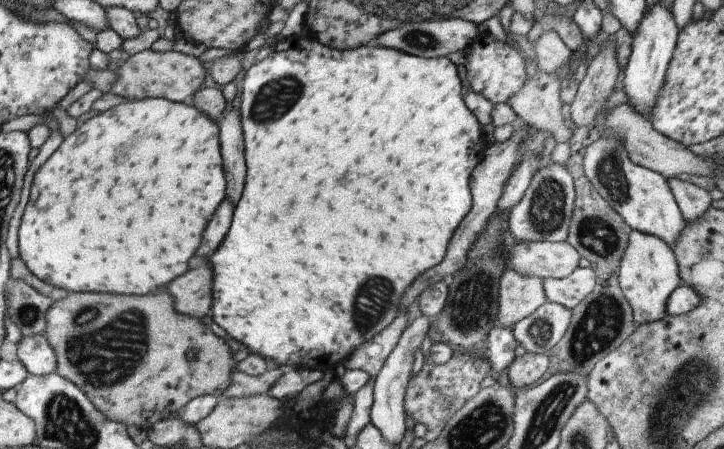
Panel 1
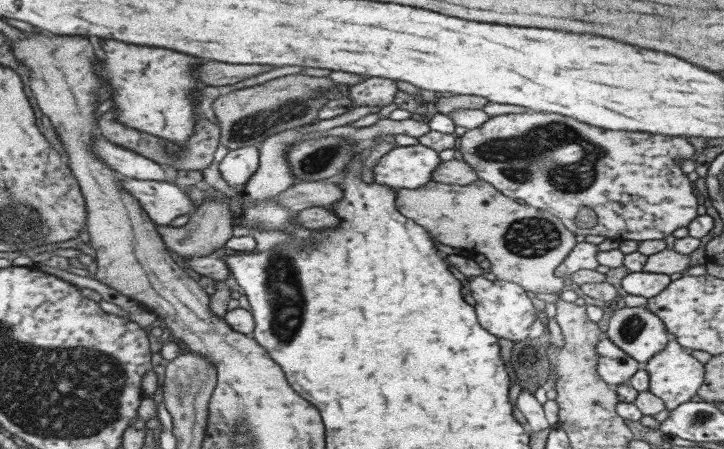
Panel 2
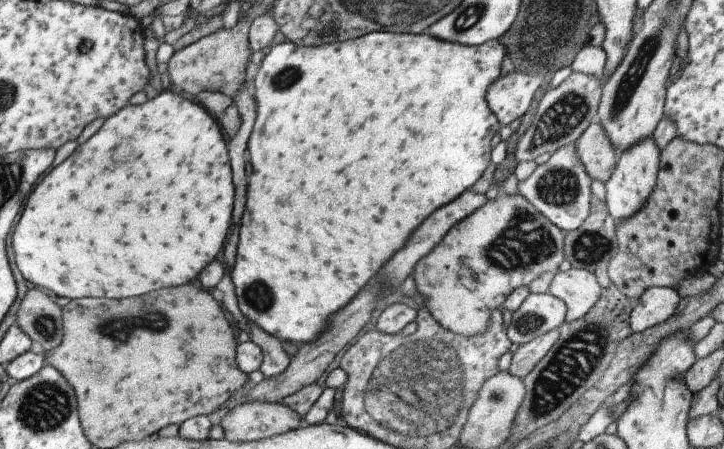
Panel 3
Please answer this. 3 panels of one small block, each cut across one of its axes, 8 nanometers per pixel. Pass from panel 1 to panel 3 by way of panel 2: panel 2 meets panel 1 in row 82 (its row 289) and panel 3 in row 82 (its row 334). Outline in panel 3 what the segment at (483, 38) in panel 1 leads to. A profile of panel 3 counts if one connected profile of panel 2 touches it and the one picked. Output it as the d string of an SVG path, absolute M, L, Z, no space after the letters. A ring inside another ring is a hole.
M543 67L537 74L529 75L514 70L505 78L497 77L489 85L486 93L487 105L497 116L501 127L524 116L548 69L549 67Z

